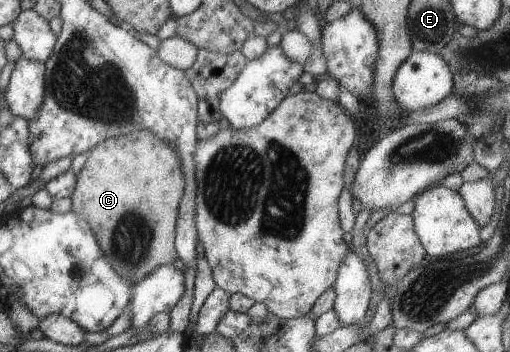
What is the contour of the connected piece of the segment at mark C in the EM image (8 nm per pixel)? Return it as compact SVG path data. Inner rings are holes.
M132 131L129 135L120 135L114 138L110 137L99 142L96 146L93 146L89 155L85 158L82 168L76 174L75 187L69 196L71 200L70 211L88 223L90 230L94 233L94 238L98 243L99 250L108 258L107 263L121 275L122 278L127 279L130 286L142 280L146 275L149 275L157 266L170 264L177 258L173 242L178 203L184 188L184 179L179 170L179 166L180 161L177 154L157 136L154 136L148 131Z

